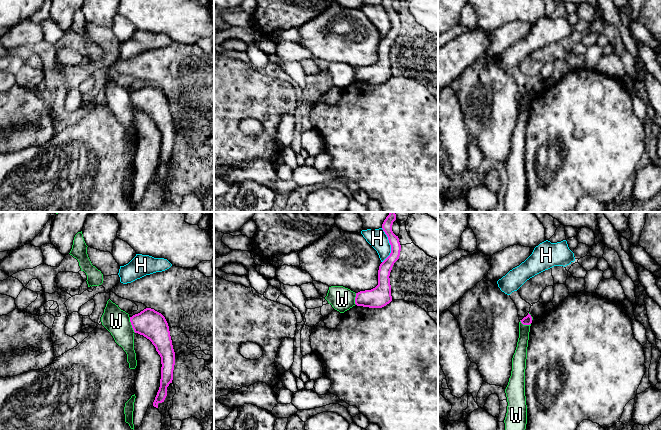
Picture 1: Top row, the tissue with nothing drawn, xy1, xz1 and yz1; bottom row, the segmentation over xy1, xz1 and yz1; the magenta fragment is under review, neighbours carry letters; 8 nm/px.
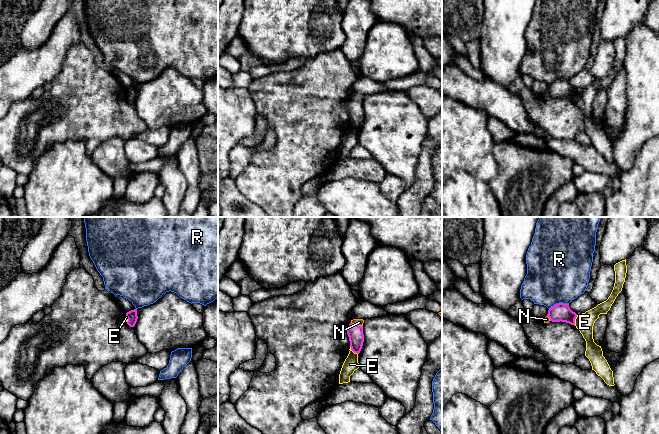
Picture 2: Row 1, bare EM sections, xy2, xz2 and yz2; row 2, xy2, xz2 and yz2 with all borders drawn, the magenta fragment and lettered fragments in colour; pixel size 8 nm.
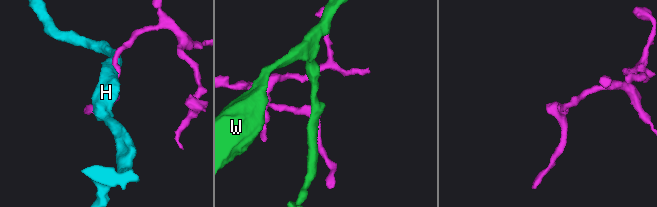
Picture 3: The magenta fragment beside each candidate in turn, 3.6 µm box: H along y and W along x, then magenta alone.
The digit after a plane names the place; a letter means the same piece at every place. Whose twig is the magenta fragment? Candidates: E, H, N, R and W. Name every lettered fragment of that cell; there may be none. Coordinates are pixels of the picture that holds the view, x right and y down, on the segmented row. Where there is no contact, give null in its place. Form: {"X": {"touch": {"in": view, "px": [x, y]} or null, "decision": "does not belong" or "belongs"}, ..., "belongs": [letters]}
{"E": {"touch": {"in": "yz2", "px": [574, 320]}, "decision": "does not belong"}, "H": {"touch": {"in": "xz1", "px": [390, 244]}, "decision": "does not belong"}, "N": {"touch": {"in": "xz2", "px": [357, 325]}, "decision": "belongs"}, "R": {"touch": {"in": "yz2", "px": [559, 303]}, "decision": "does not belong"}, "W": {"touch": {"in": "xy1", "px": [131, 324]}, "decision": "does not belong"}, "belongs": ["N"]}

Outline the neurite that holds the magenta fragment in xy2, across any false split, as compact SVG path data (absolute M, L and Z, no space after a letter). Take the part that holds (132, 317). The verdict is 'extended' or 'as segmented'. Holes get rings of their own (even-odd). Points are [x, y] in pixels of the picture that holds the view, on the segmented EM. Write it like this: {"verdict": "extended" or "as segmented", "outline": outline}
{"verdict": "as segmented", "outline": "M134 309L134 310L131 310L131 311L127 312L126 317L128 319L127 324L130 327L134 327L136 322L137 322L137 319L138 319L137 309Z"}

